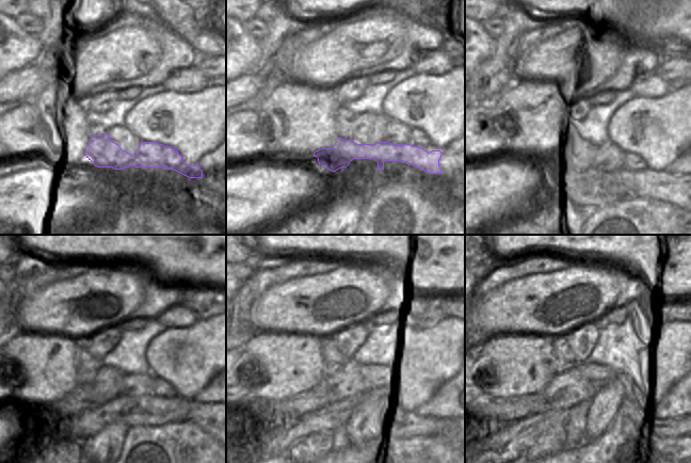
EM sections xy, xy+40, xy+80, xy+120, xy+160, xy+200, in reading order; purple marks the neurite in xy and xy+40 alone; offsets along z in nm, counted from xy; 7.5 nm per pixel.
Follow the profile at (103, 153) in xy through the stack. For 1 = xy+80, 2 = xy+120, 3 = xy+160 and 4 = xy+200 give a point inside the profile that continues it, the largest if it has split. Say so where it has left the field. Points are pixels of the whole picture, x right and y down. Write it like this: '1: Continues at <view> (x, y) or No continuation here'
1: Continues at xy+80 (575, 155)
2: Continues at xy+120 (84, 396)
3: Continues at xy+160 (256, 410)
4: Continues at xy+200 (500, 409).

